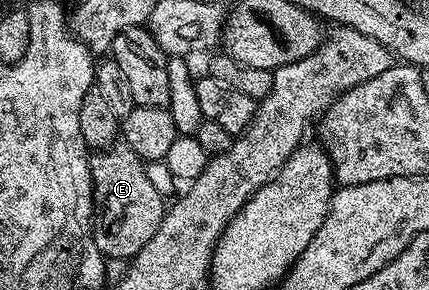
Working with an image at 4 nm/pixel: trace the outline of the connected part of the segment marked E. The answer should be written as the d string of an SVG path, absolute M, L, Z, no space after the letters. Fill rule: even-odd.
M115 144L105 150L97 151L90 160L90 175L94 185L94 239L96 248L107 259L135 258L156 236L162 217L168 206L164 196L148 180L147 163L143 162L132 148ZM163 202L163 203L162 203Z

